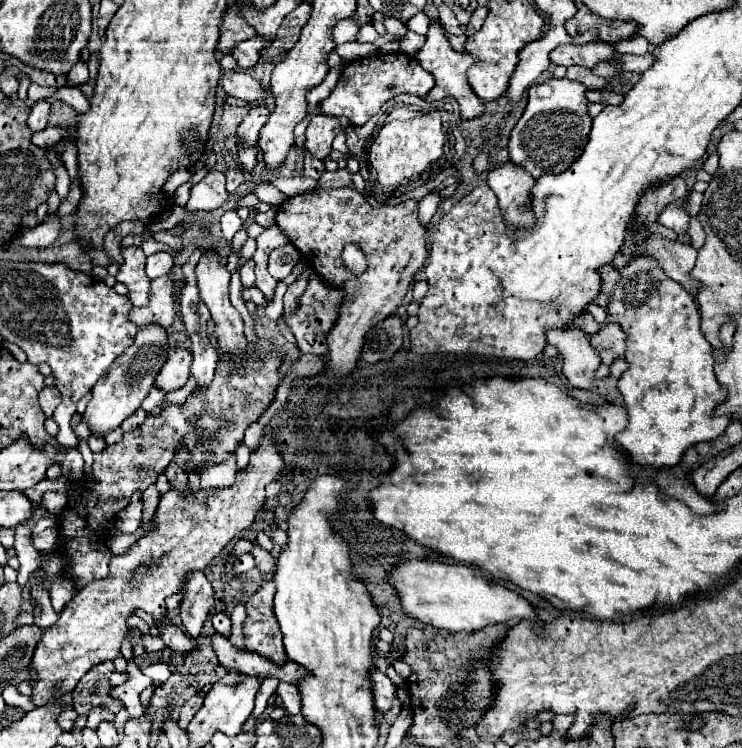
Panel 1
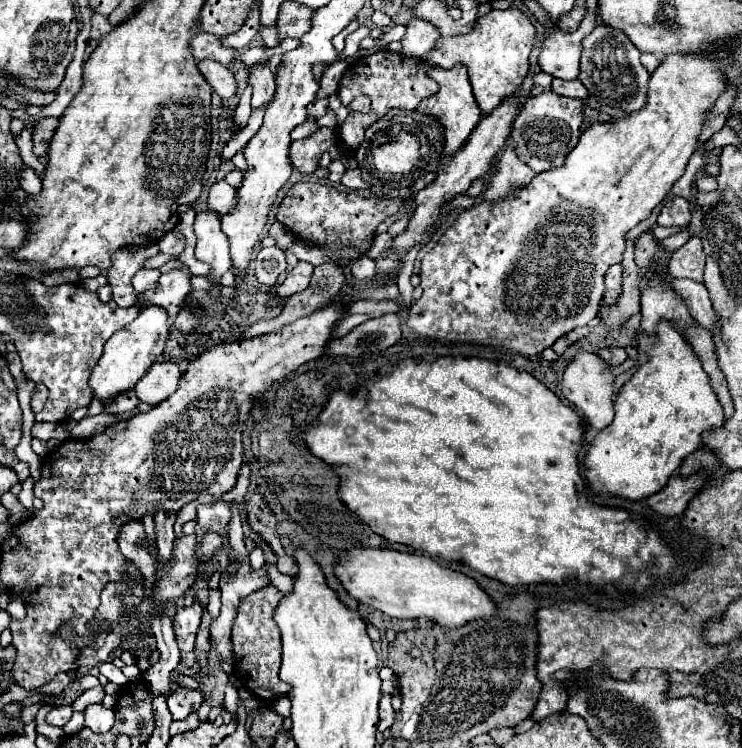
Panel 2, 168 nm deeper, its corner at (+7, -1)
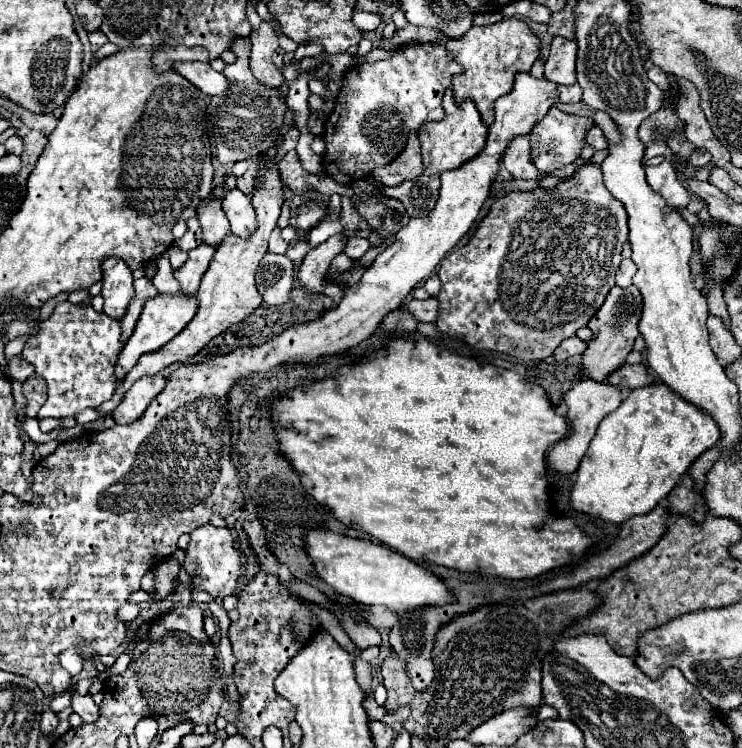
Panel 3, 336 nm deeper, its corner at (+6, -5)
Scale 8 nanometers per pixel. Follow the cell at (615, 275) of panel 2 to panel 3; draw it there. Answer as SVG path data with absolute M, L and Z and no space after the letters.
M625 258L625 260L621 262L619 270L617 270L617 286L623 286L623 288L631 286L631 278L633 278L633 274L635 274L635 272L637 272L637 268L635 268L633 260Z

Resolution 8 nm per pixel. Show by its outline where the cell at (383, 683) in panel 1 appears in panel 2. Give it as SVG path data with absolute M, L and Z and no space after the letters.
M382 696L382 700L380 700L380 722L378 722L380 732L386 732L396 720L396 712L394 712L394 708L390 704L390 698L392 696Z

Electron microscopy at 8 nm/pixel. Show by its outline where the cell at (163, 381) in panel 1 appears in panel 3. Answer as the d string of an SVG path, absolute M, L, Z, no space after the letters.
M161 374L139 378L131 386L131 390L125 394L125 398L117 406L117 410L111 414L115 418L115 422L117 424L131 424L137 418L141 418L145 414L147 406L161 394L165 384L167 384L167 378Z

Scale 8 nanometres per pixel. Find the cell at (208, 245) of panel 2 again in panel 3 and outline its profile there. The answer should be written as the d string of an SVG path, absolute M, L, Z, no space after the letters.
M207 196L197 206L197 212L199 212L203 244L219 246L225 234L229 234L229 220L221 210L221 200L213 200L211 196Z

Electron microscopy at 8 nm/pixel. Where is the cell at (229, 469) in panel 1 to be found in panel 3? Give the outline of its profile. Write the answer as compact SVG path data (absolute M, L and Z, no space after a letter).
M205 524L191 532L191 542L185 556L185 570L187 574L197 582L197 586L205 592L209 592L213 598L225 598L229 594L235 594L237 580L243 574L243 560L241 552L235 548L235 540L231 536L229 528L215 528L211 524Z

